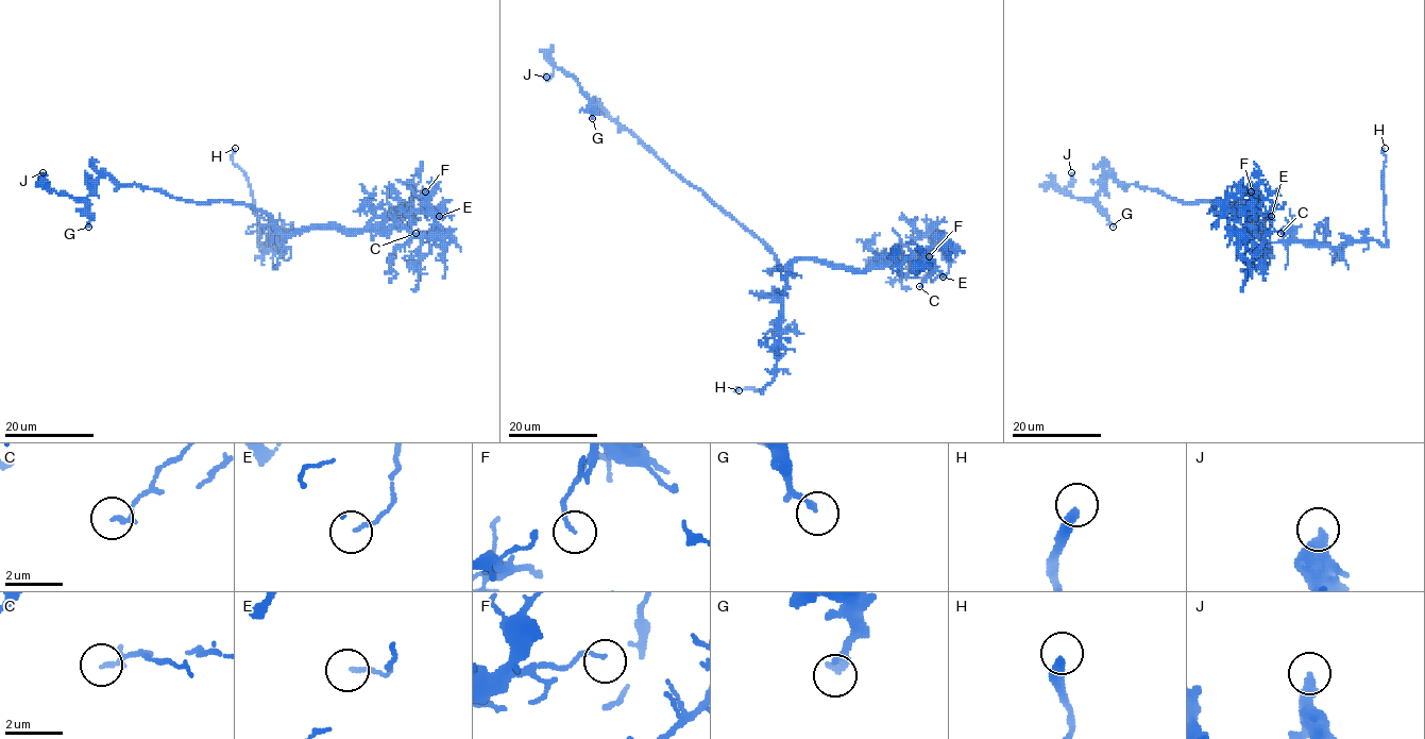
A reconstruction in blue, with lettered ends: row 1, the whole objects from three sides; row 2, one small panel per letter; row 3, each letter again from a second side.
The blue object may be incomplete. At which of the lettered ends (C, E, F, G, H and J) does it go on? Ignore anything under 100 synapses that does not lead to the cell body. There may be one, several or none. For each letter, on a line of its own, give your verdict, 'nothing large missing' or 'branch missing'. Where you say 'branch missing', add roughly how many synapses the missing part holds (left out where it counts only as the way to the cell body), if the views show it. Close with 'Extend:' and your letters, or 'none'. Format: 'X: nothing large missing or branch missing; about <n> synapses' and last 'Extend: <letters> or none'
C: nothing large missing
E: nothing large missing
F: nothing large missing
G: nothing large missing
H: branch missing
J: nothing large missing
Extend: H

